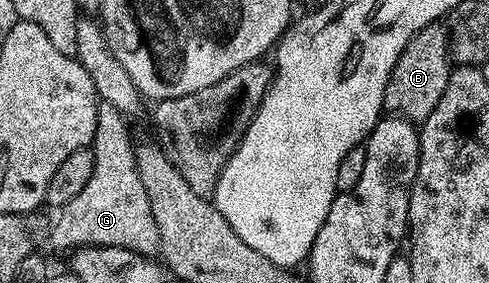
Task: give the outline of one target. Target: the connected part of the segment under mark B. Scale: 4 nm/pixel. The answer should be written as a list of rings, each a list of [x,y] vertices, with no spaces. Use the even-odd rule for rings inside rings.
[[[431,22],[414,36],[414,40],[410,40],[410,44],[406,44],[402,56],[398,56],[398,64],[394,64],[394,72],[390,72],[390,80],[386,84],[384,110],[407,118],[413,124],[424,123],[430,112],[434,112],[434,104],[442,100],[442,92],[446,92],[453,69],[447,25]]]

